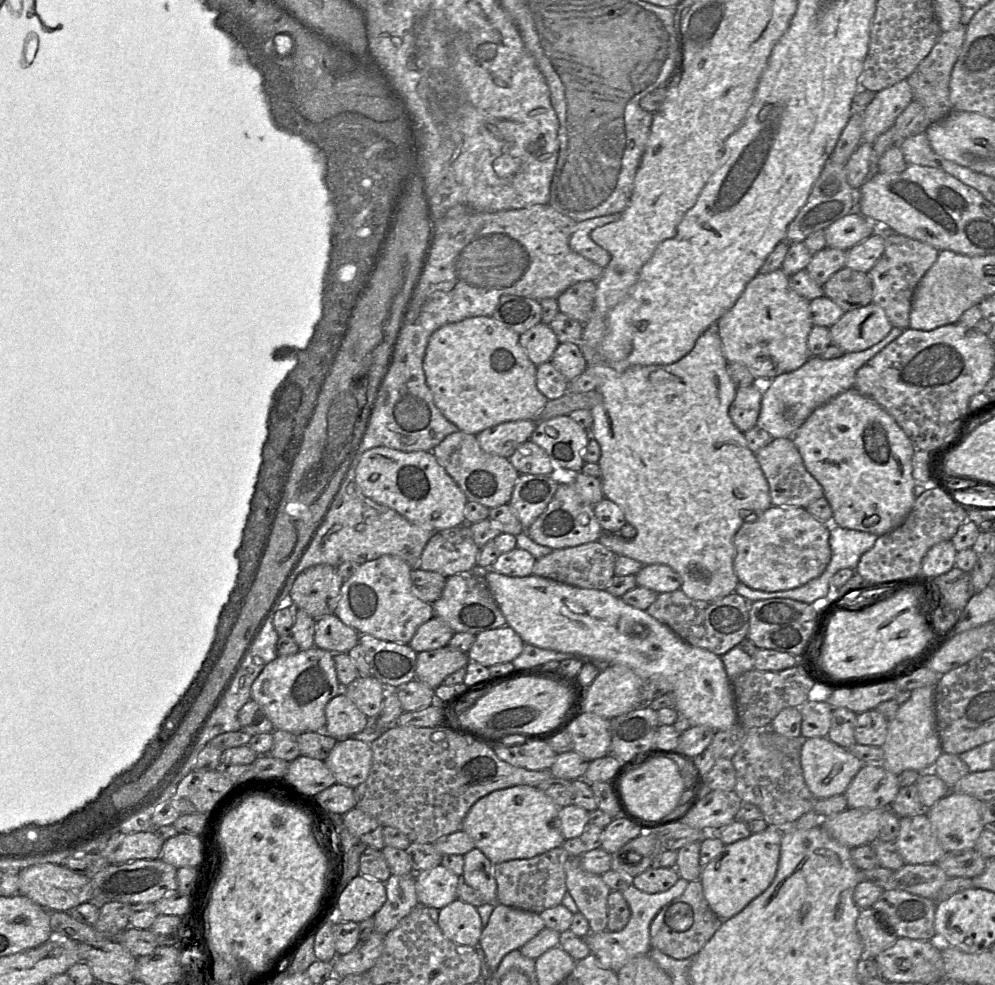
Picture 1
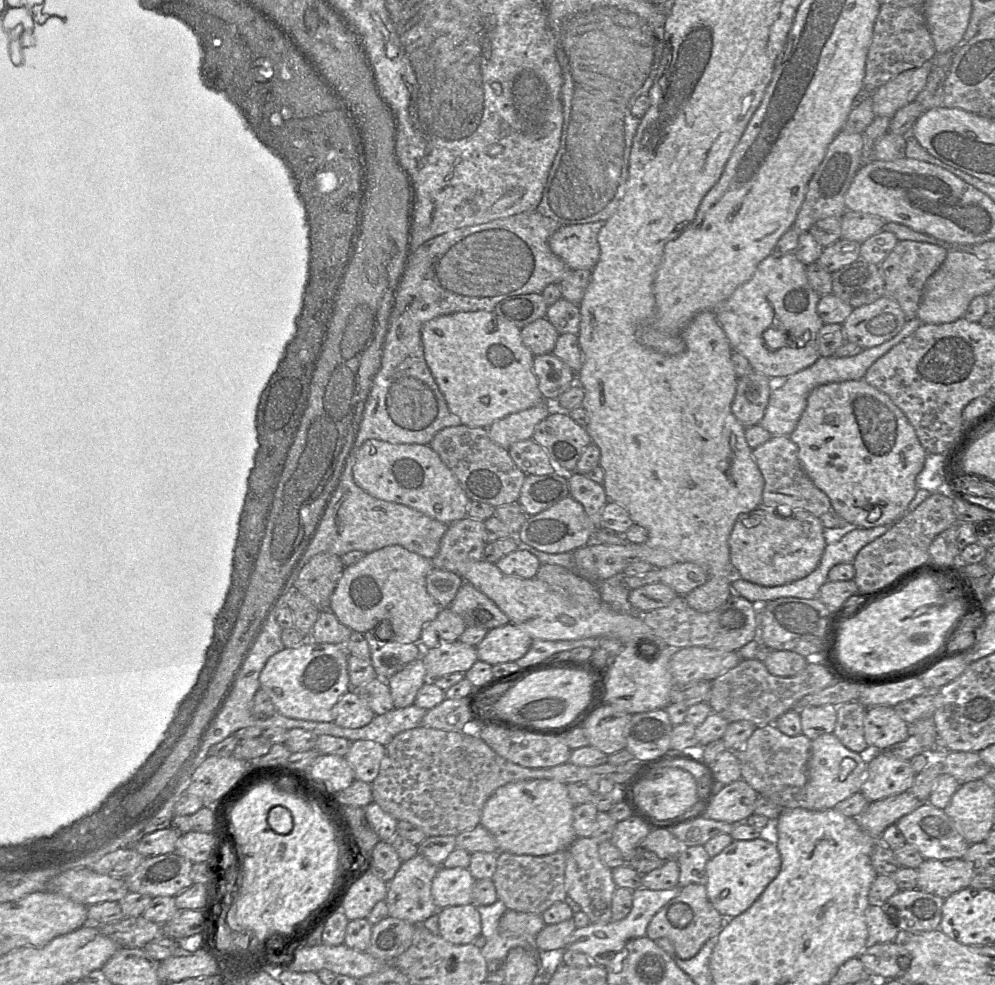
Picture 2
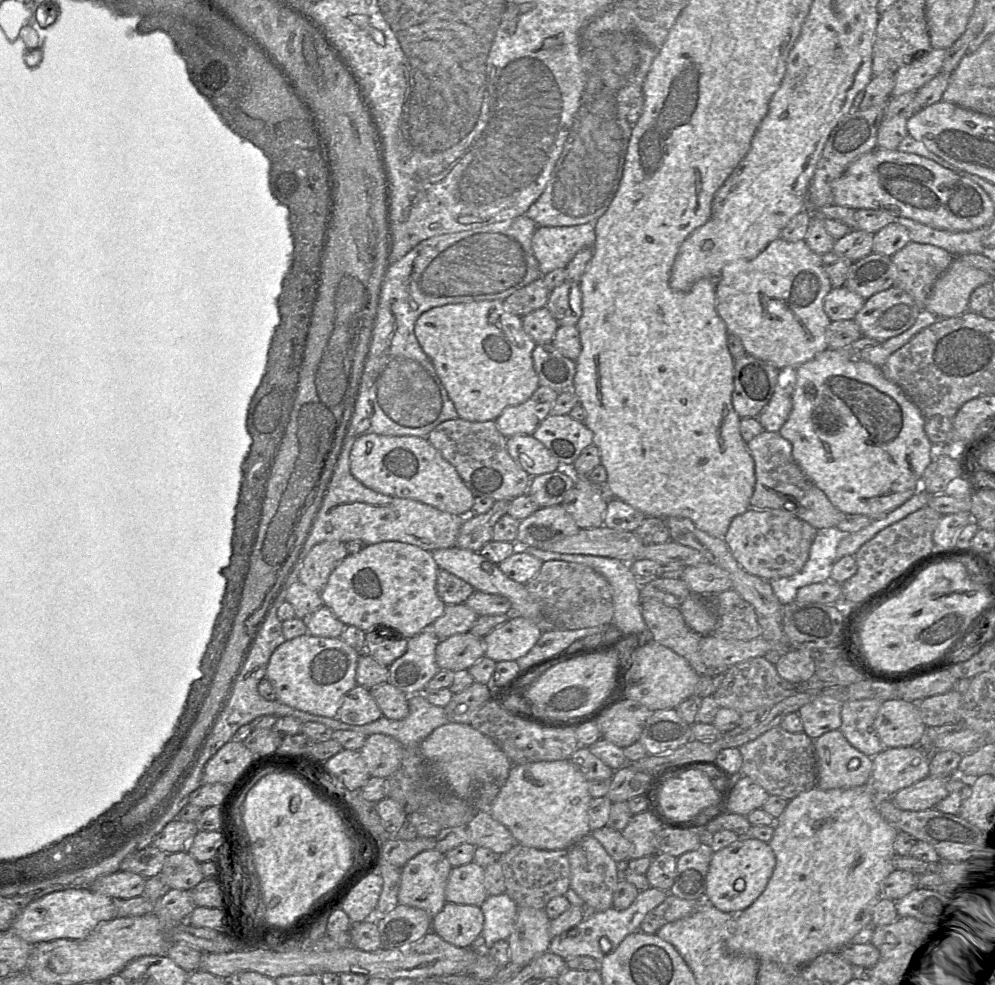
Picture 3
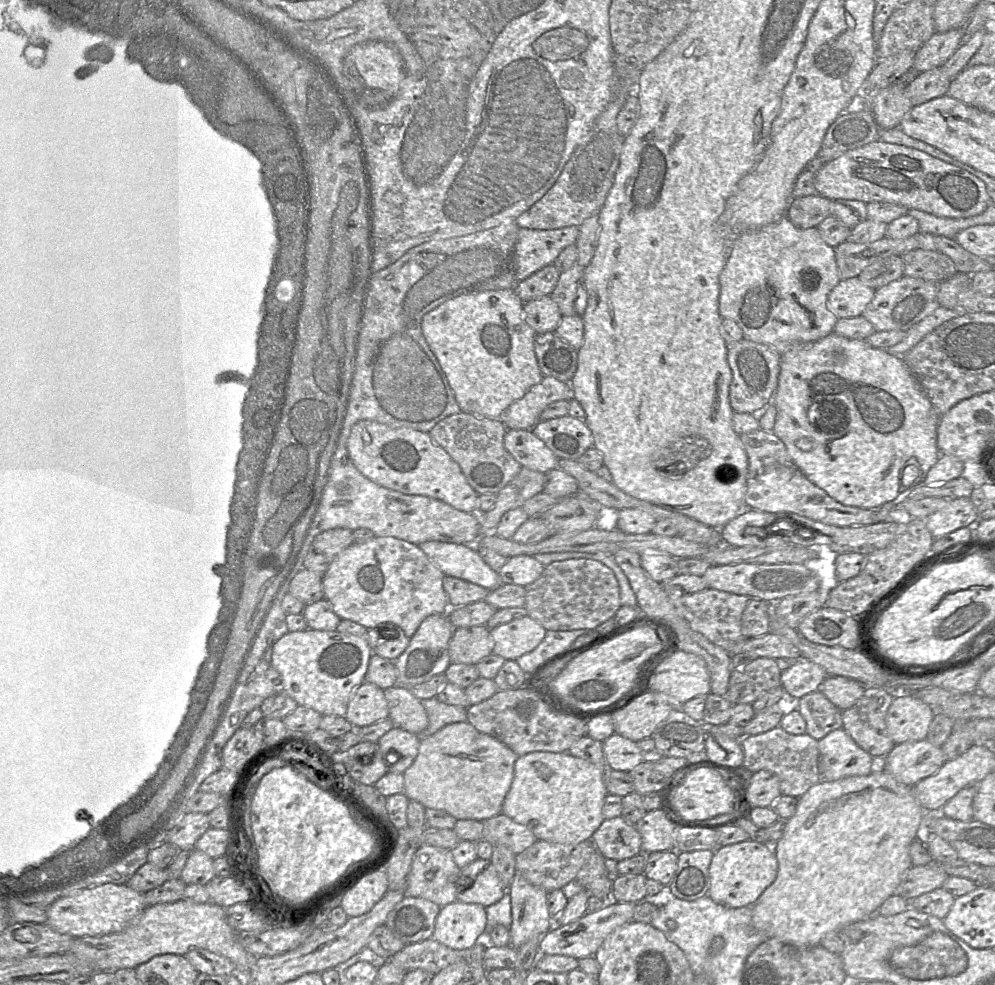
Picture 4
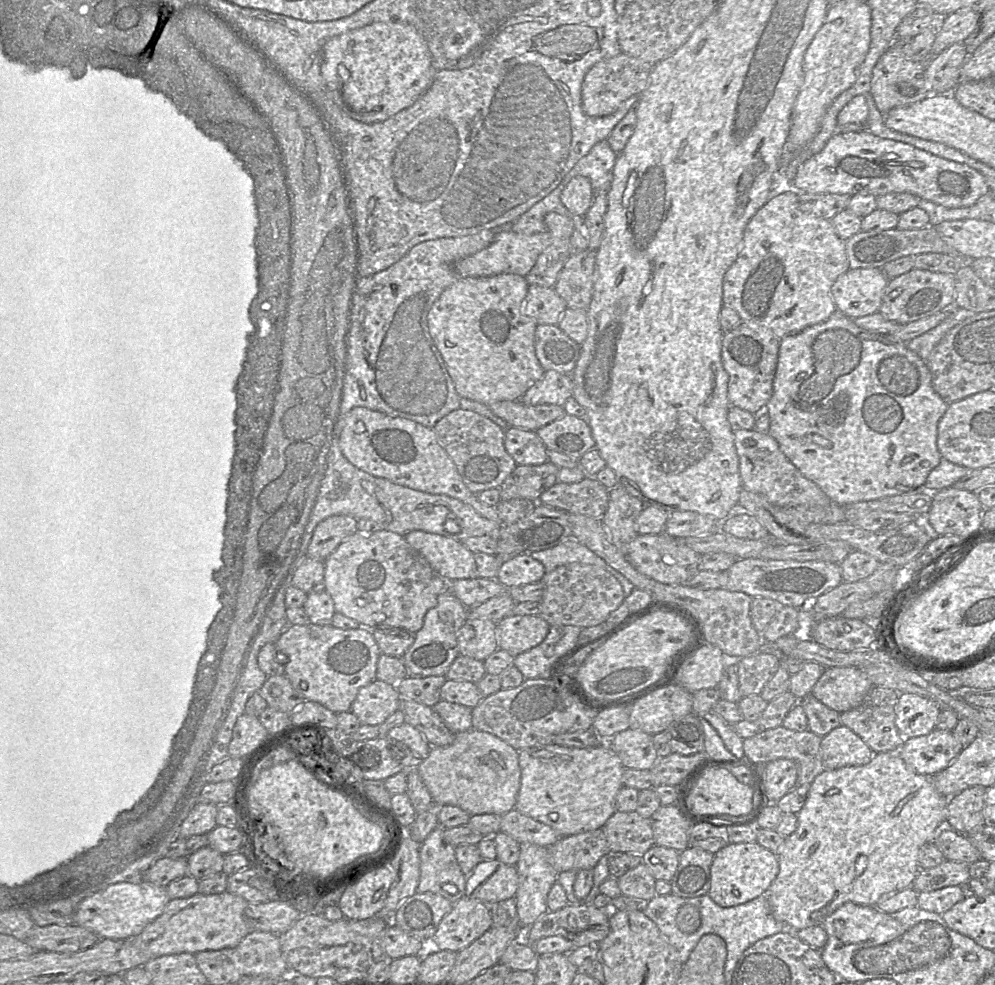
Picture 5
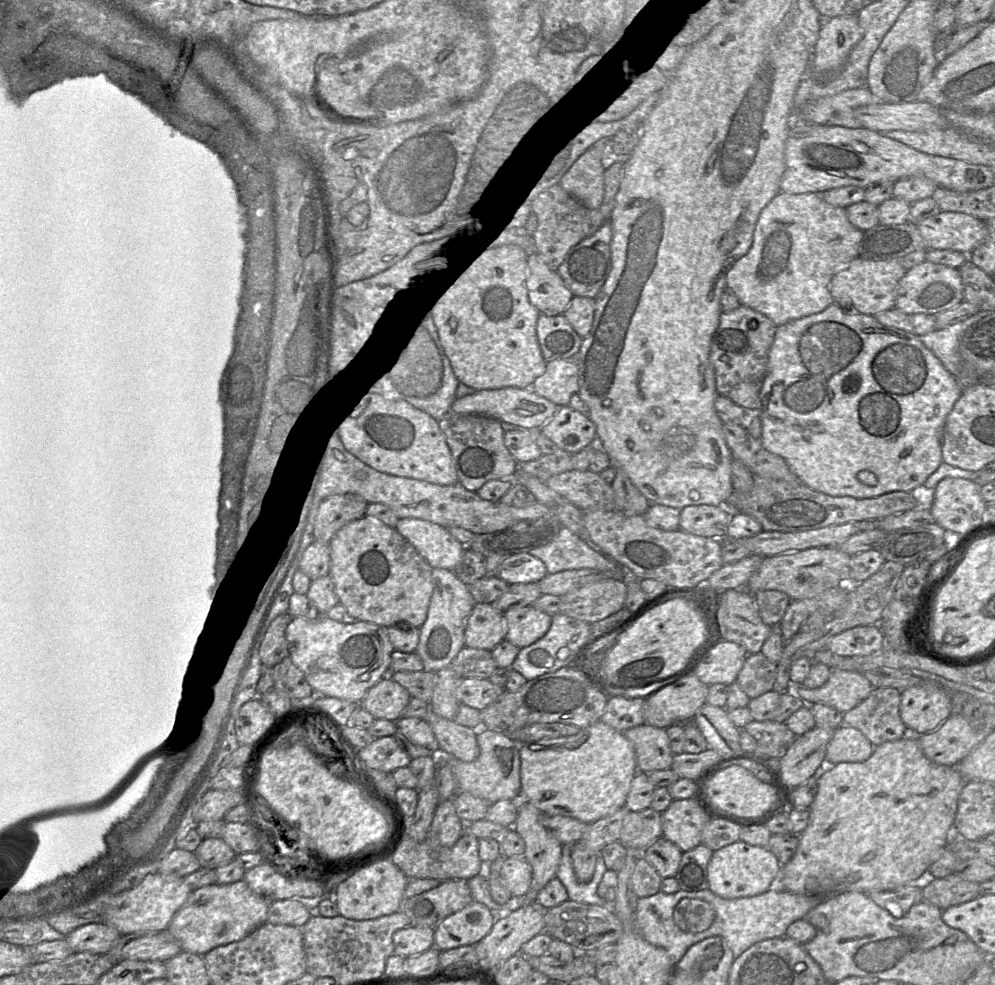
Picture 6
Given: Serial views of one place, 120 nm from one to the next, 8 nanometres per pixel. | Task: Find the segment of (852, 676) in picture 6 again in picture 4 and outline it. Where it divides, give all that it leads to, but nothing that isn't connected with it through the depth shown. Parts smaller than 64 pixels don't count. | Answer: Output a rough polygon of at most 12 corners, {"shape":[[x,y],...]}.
{"shape":[[827,675],[819,690],[841,711],[864,694],[860,682]]}

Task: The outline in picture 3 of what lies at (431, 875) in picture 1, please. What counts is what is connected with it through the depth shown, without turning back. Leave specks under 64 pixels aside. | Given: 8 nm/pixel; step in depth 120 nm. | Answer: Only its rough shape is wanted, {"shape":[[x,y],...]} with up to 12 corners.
{"shape":[[452,867],[446,902],[480,907],[489,897],[485,868]]}

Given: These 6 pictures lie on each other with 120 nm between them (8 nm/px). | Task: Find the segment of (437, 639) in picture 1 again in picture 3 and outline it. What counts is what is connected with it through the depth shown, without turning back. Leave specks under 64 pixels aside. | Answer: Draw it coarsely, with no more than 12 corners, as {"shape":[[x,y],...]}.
{"shape":[[450,604],[429,628],[440,640],[469,632],[479,615]]}

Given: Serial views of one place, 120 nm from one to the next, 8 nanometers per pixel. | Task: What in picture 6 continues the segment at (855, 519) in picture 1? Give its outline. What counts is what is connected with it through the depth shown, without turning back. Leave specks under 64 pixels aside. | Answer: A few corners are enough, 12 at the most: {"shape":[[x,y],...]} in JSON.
{"shape":[[833,303],[777,326],[760,442],[803,484],[923,485],[962,395]]}

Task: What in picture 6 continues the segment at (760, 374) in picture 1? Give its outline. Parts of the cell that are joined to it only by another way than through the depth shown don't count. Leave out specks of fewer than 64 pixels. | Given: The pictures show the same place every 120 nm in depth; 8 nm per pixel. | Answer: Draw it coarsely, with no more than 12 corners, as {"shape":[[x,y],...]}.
{"shape":[[779,191],[727,273],[777,326],[834,303],[863,231],[822,193]]}

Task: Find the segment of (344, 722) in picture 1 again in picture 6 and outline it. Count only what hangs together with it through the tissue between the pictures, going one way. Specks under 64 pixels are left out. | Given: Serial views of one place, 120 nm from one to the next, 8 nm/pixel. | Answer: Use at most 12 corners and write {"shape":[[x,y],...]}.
{"shape":[[383,677],[359,702],[375,719],[396,722],[410,693]]}

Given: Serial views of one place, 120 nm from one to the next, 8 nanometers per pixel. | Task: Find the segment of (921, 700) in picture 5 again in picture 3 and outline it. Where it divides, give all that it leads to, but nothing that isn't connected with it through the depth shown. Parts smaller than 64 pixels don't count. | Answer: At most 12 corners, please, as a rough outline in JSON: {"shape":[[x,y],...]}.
{"shape":[[882,702],[874,726],[885,748],[916,746],[918,703]]}

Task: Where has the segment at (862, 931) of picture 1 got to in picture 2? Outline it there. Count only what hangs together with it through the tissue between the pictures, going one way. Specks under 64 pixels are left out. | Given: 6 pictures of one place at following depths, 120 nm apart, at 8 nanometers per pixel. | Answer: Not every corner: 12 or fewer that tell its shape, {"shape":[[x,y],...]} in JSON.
{"shape":[[884,905],[865,912],[869,942],[898,942],[901,931]]}

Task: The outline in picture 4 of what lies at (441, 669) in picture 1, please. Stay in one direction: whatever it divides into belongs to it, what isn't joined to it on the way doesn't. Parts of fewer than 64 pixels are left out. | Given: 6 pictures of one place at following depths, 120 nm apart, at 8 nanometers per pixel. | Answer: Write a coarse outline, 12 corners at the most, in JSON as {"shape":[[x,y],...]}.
{"shape":[[486,625],[455,628],[451,663],[476,665],[492,652]]}

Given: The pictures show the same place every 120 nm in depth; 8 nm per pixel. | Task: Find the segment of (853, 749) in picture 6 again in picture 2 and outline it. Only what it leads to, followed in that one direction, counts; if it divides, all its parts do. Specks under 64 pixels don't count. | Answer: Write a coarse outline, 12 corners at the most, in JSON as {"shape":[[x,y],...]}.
{"shape":[[833,733],[811,742],[802,806],[833,809],[860,792],[868,757]]}

